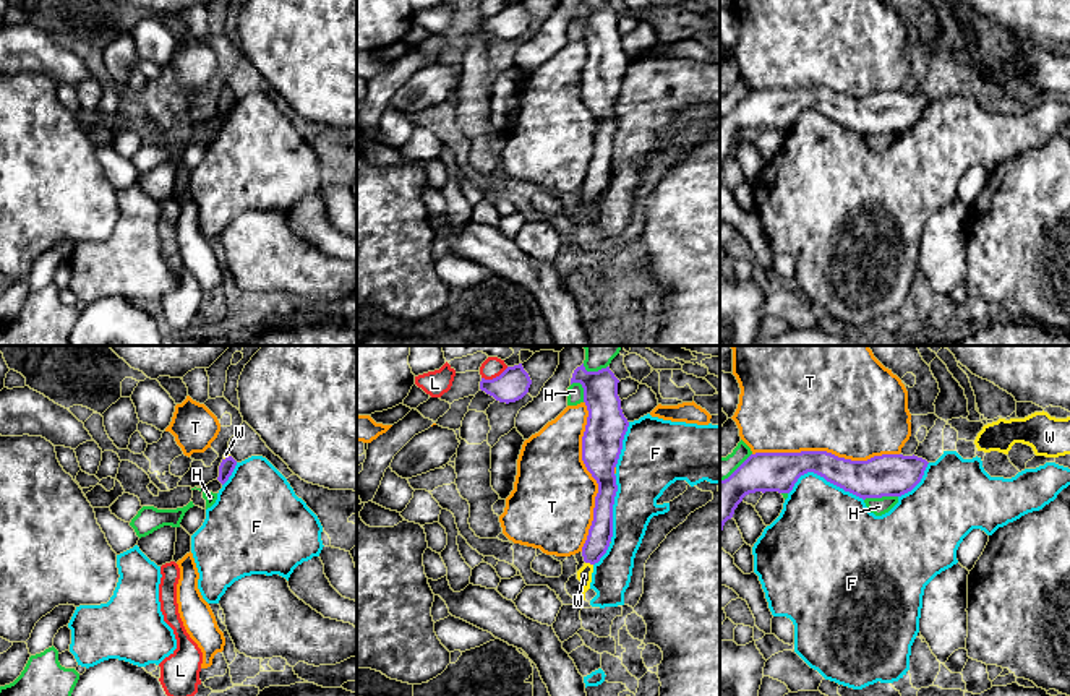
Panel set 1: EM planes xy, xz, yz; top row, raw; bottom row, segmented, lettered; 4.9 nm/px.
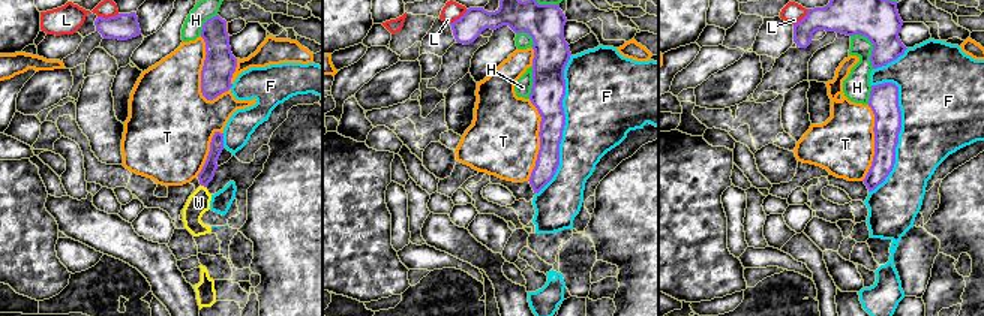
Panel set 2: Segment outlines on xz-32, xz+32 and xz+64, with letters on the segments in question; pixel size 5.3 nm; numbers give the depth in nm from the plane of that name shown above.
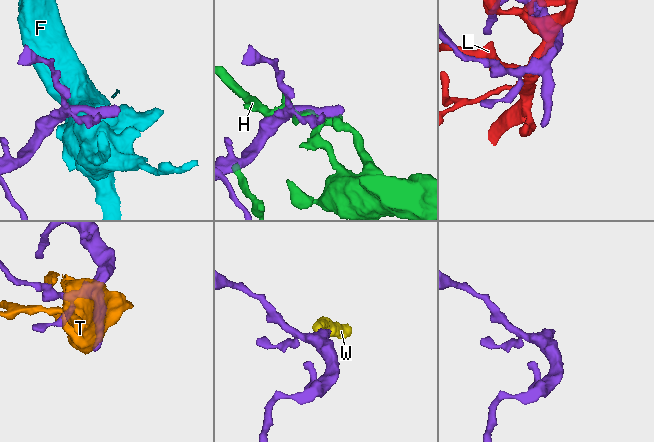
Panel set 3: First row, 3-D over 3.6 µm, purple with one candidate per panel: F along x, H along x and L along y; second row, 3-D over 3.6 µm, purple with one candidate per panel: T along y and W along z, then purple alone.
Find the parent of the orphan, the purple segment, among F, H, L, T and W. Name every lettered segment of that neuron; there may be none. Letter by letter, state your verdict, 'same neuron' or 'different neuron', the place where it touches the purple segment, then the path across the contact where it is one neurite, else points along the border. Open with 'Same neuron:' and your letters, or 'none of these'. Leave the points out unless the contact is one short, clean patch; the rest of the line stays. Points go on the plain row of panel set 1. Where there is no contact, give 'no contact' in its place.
Same neuron: W
F: different neuron | yz (824, 114)
H: different neuron | yz (881, 133)
L: different neuron | xz (496, 13)
T: different neuron | xz (592, 112)
W: same neuron | xz (589, 198) | across xz (600, 169), (589, 198), (584, 211)

